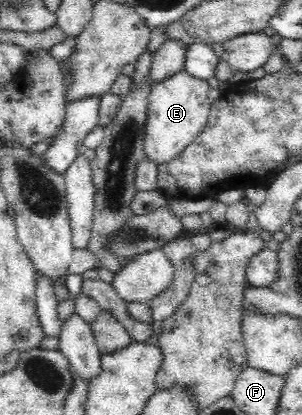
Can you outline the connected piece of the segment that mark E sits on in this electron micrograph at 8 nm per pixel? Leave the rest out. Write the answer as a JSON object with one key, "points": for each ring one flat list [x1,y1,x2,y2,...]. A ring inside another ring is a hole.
{"points":[[184,69,163,82,153,84,145,121,144,153,147,162,158,166,178,158,206,125,213,98,214,93,207,82,191,78]]}

